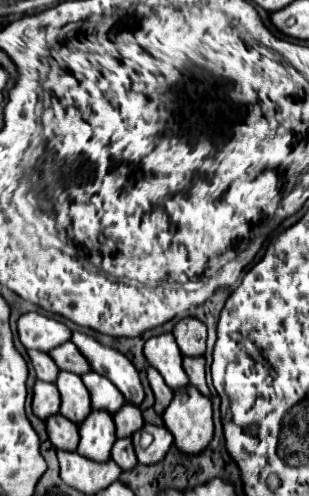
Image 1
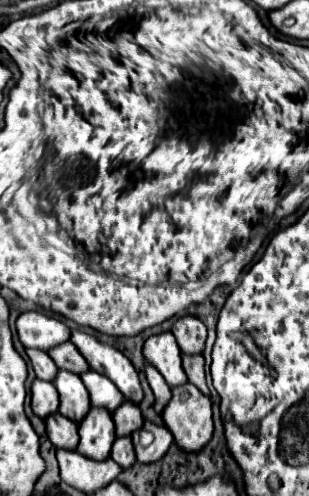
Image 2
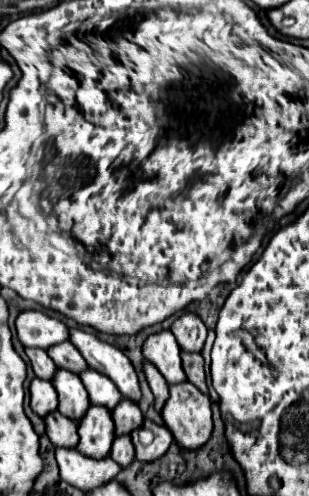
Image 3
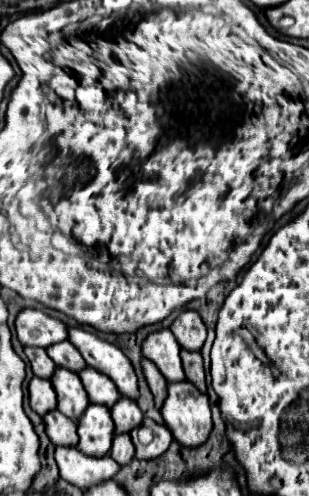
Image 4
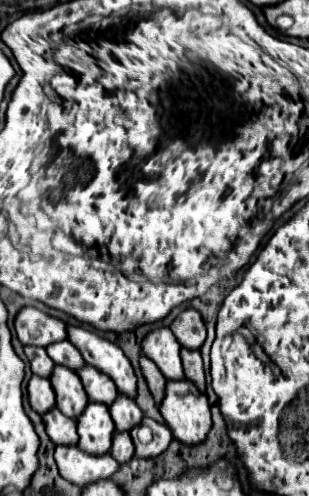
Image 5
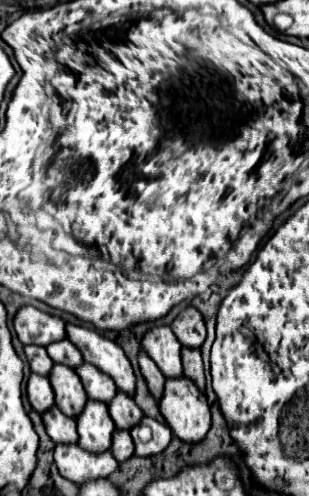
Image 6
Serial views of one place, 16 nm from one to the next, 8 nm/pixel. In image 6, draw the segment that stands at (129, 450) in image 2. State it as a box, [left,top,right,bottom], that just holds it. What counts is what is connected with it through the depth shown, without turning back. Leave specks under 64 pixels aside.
[110,430,134,462]

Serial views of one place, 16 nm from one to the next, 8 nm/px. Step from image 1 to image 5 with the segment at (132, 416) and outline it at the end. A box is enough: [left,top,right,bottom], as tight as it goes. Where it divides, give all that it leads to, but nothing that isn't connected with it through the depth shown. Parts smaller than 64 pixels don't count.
[110,394,142,430]

